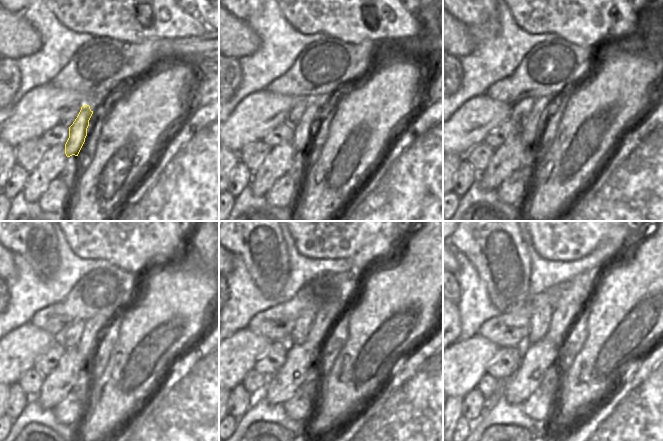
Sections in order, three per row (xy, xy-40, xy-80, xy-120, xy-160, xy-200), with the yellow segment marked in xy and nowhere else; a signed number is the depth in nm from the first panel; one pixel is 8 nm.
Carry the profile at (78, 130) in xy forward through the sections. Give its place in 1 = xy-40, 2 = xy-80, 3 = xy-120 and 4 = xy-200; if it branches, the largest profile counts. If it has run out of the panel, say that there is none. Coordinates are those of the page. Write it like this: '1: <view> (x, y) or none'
1: xy-40 (302, 131)
2: xy-80 (529, 131)
3: xy-120 (93, 326)
4: xy-200 (574, 293)

